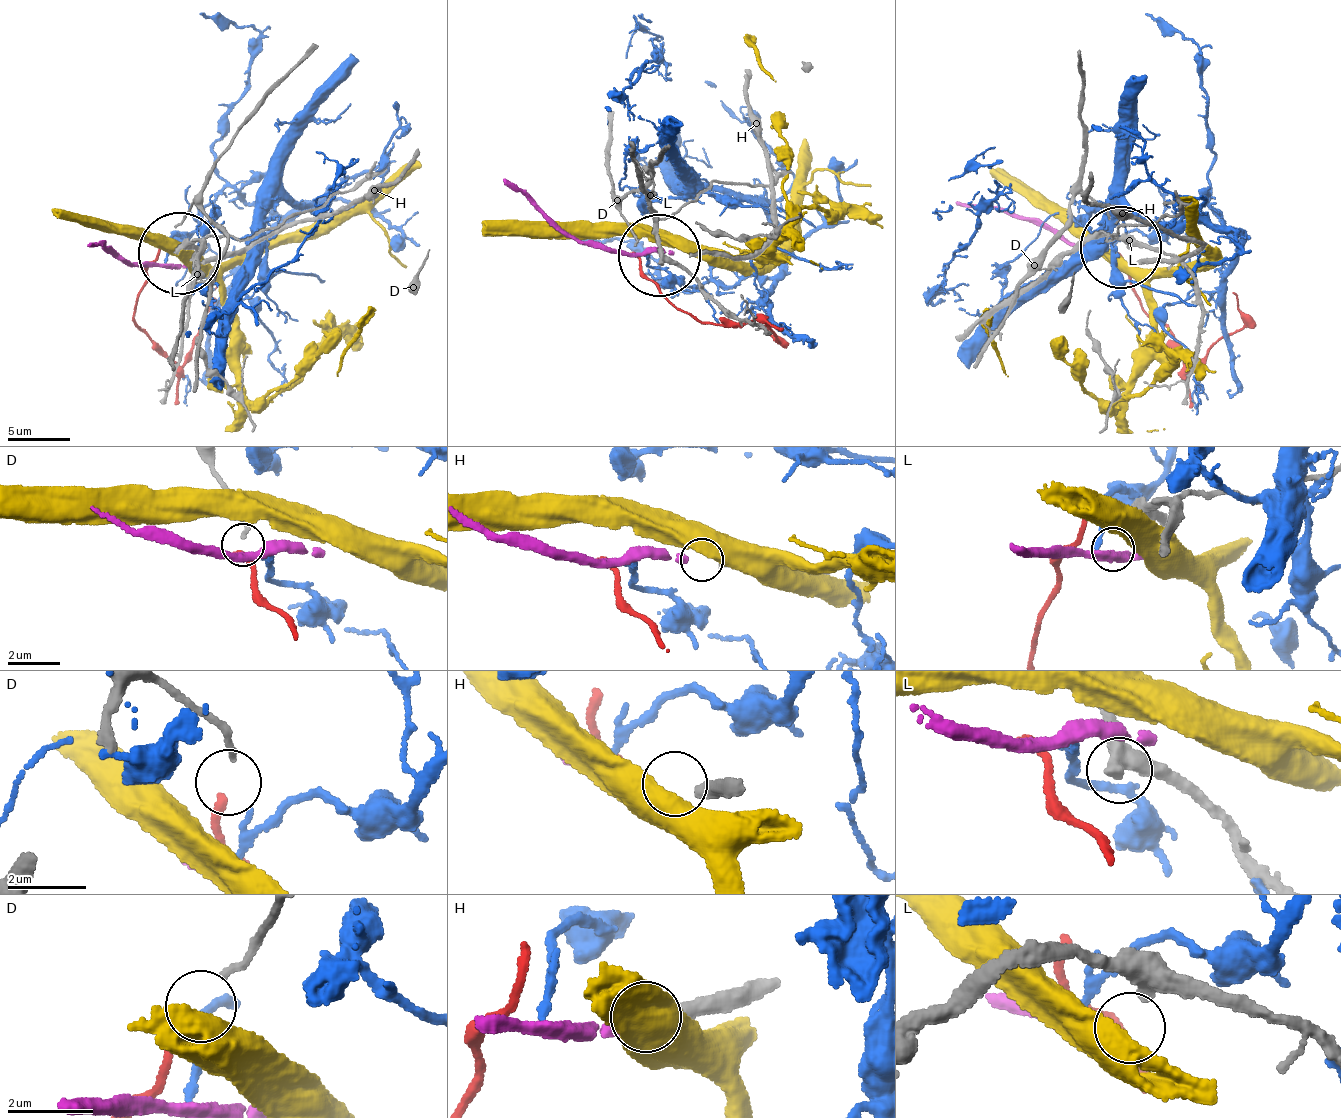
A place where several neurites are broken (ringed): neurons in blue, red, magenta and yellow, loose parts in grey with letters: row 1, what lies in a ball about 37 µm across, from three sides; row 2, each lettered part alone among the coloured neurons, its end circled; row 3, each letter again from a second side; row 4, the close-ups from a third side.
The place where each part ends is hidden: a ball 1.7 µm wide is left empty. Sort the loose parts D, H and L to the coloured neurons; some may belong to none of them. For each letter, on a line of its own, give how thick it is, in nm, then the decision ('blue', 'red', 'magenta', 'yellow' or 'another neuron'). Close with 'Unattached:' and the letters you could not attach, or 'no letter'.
D: 140 nm thick; red
H: 300 nm thick; magenta
L: 440 nm thick; another neuron
Unattached: L

